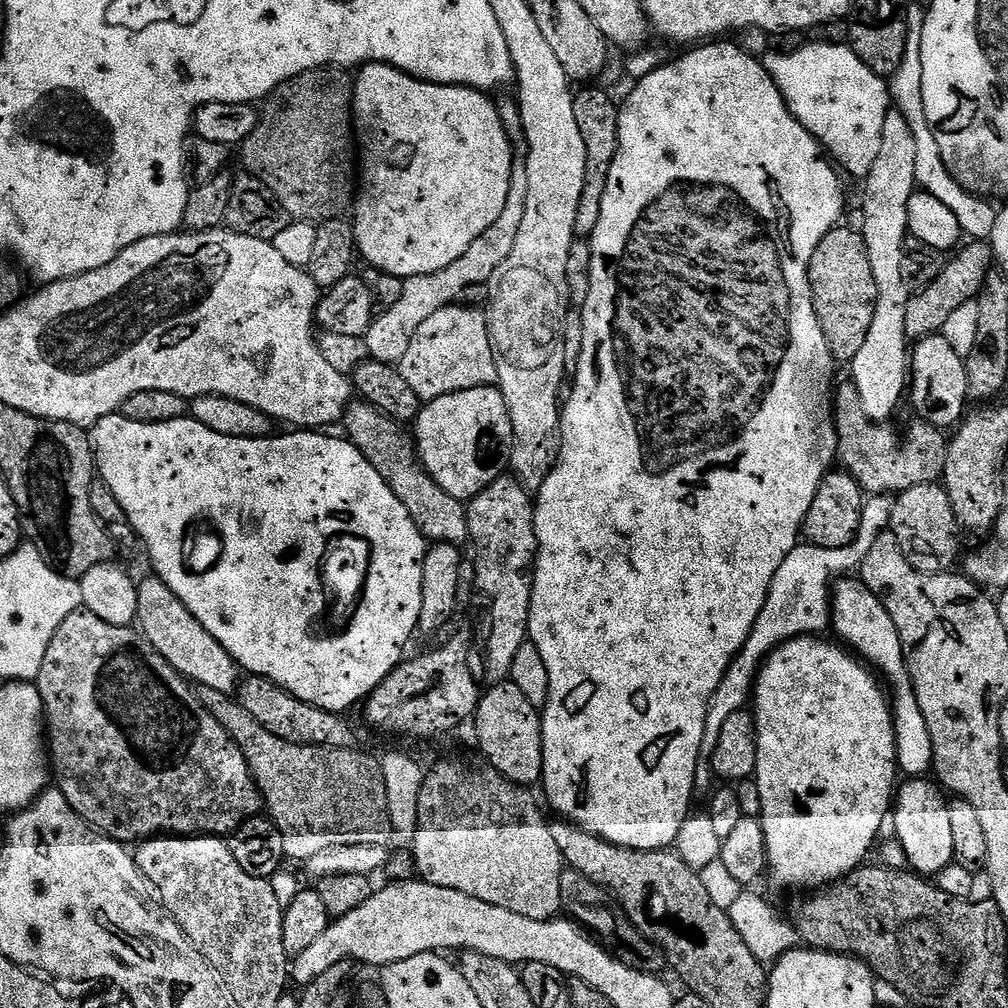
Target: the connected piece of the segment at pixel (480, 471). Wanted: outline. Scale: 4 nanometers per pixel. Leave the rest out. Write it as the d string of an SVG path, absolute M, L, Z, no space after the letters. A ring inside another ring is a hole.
M478 386L470 390L458 390L454 394L442 394L442 398L427 401L414 421L414 447L418 463L434 478L450 498L467 502L473 500L486 486L490 486L509 471L514 446L514 426L506 410L506 398L496 386Z

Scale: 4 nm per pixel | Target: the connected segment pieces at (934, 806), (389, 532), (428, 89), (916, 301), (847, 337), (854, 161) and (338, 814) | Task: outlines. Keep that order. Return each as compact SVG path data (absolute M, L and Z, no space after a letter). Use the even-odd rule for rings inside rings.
M910 778L897 789L892 810L895 839L903 846L909 867L926 878L938 876L953 863L954 837L951 834L949 801L939 785L926 778Z
M113 414L113 415L110 415L110 416L107 416L107 417L106 417L106 418L102 418L102 419L101 419L101 420L99 420L99 422L98 422L98 423L96 423L96 424L93 424L93 425L92 425L92 427L91 427L91 429L90 429L90 439L91 439L91 441L92 441L92 451L93 451L93 452L95 452L95 453L96 453L96 471L97 471L97 473L98 473L98 476L99 476L99 479L100 479L100 480L101 480L101 481L102 481L102 482L103 482L103 484L105 484L105 485L106 485L106 487L108 487L108 489L109 489L109 490L110 490L110 491L111 491L111 492L112 492L112 493L113 493L113 494L114 494L114 498L118 498L118 506L122 506L122 510L123 510L123 511L124 511L124 518L125 518L125 521L126 521L126 524L127 524L127 527L129 527L129 526L130 526L130 527L132 527L132 528L133 528L133 530L134 530L134 531L136 531L136 536L137 536L137 538L138 538L138 539L140 539L140 540L141 540L141 542L142 542L142 543L144 543L144 548L145 548L145 550L146 550L146 551L148 551L148 556L149 556L149 558L150 558L150 559L152 559L152 568L153 568L153 570L154 570L154 571L156 571L156 572L153 572L153 573L154 573L154 576L155 576L155 579L157 579L157 580L161 580L161 582L162 582L162 583L163 583L163 584L165 584L165 585L166 585L166 586L168 586L168 587L169 587L169 588L170 588L170 590L171 590L171 591L172 591L172 593L174 593L174 594L175 594L175 596L176 596L176 597L178 597L178 599L180 599L180 601L182 601L182 602L183 602L183 604L184 604L184 605L185 605L185 606L186 606L186 610L190 610L190 614L194 614L194 618L195 618L195 619L196 619L196 620L197 620L197 622L199 622L199 623L200 623L200 624L202 624L202 625L203 625L203 626L204 626L204 629L205 629L205 630L206 630L206 631L208 631L208 633L209 633L209 634L211 634L211 635L212 635L212 636L213 636L213 637L214 637L214 639L215 639L215 640L217 640L217 642L218 642L218 643L219 643L219 644L220 644L220 645L222 645L222 646L223 646L223 648L225 648L225 649L226 649L226 651L227 651L227 652L228 652L228 653L230 653L230 654L231 654L231 655L232 655L232 659L233 659L233 660L235 660L235 661L236 661L236 663L237 663L237 665L239 665L239 667L240 667L240 668L241 668L241 669L243 669L243 671L244 671L244 672L245 672L245 673L248 673L248 674L251 674L251 675L254 675L254 676L261 676L261 677L262 677L262 678L266 678L266 679L267 679L267 680L269 680L269 681L270 681L270 682L274 682L274 683L275 683L275 684L277 684L277 686L278 686L278 687L280 687L280 688L285 688L285 690L286 690L286 691L287 691L287 692L289 692L289 693L290 693L290 694L294 694L294 695L295 695L295 696L297 696L297 697L298 697L298 698L299 698L299 699L300 699L300 700L301 700L301 701L302 701L302 702L306 702L306 703L307 703L307 704L313 704L313 705L314 705L314 706L318 706L318 707L319 707L319 708L321 708L321 709L322 709L322 710L326 710L326 711L327 711L327 712L335 712L335 713L337 713L337 714L344 714L344 713L347 713L347 711L346 711L346 710L347 710L347 708L352 708L352 707L354 707L354 706L355 706L355 704L356 704L356 703L358 703L358 702L359 702L359 700L360 700L360 703L361 703L361 702L364 702L364 701L367 701L367 699L368 699L368 697L369 697L369 696L371 696L371 694L372 694L372 691L374 691L374 690L375 690L375 688L376 688L376 687L377 687L377 686L378 686L378 685L379 685L379 684L381 684L381 682L383 682L383 681L384 681L384 680L385 680L385 679L386 679L386 678L387 678L387 677L388 677L388 675L389 675L389 674L391 674L391 673L392 673L392 671L393 671L393 670L395 670L395 668L397 668L397 667L398 667L398 665L400 665L400 663L401 663L401 662L402 662L402 657L403 657L403 656L404 656L404 655L405 655L405 653L404 653L404 654L403 654L403 652L404 652L404 648L403 648L403 644L404 644L404 643L406 643L406 642L407 642L407 640L408 640L408 639L410 639L410 638L411 638L411 636L412 636L412 635L414 635L414 634L415 634L415 635L417 635L417 632L418 632L418 629L419 629L419 627L420 627L420 615L421 615L421 614L422 614L422 570L423 570L423 569L424 569L424 559L425 559L425 558L426 558L426 554L427 554L427 553L428 553L428 550L429 550L429 547L430 547L430 544L429 544L429 541L427 541L427 540L425 540L425 539L424 539L424 535L422 535L422 533L421 533L421 532L420 532L420 527L418 527L418 525L417 525L417 524L416 524L416 523L415 523L415 522L414 522L414 521L413 521L413 520L412 520L412 519L411 519L411 518L410 518L410 514L409 514L409 513L408 513L408 511L407 511L407 510L406 510L406 506L402 506L402 502L398 502L398 498L397 498L397 497L396 497L396 495L395 495L395 494L394 494L394 490L390 490L390 486L386 486L386 482L382 482L382 474L378 474L378 470L374 470L374 466L370 466L370 462L369 462L369 461L368 461L368 460L367 460L367 458L366 458L366 457L364 457L364 456L363 456L363 454L362 454L362 453L360 453L360 451L358 451L358 450L357 450L357 449L356 449L356 447L354 447L354 445L353 445L353 444L352 444L352 441L351 441L351 440L349 440L349 439L347 439L347 438L341 438L341 440L339 440L339 438L338 438L338 437L336 437L336 436L324 436L324 435L328 435L328 434L325 434L325 433L324 433L324 432L323 432L323 431L320 431L320 430L288 430L288 433L286 433L286 434L285 434L285 436L279 436L279 434L273 434L273 435L270 435L270 436L266 436L266 437L264 437L264 439L263 439L263 440L251 440L251 439L250 439L250 438L230 438L230 437L229 437L229 436L227 436L227 435L226 435L226 434L218 434L218 433L217 433L217 432L215 432L215 431L214 431L214 430L210 430L210 426L202 426L202 422L198 422L198 421L197 421L197 420L193 420L193 419L191 419L191 418L185 418L185 419L183 419L183 420L175 420L175 421L174 421L174 422L158 422L158 423L157 423L157 424L147 424L147 423L146 423L146 422L134 422L134 421L133 421L133 420L131 420L131 419L130 419L130 418L126 418L126 417L125 417L125 416L124 416L124 415L122 415L122 414ZM355 540L357 540L357 542L358 542L358 543L360 543L360 544L361 544L361 546L362 546L362 547L364 547L364 548L365 548L365 550L366 550L366 551L368 551L368 565L366 565L366 566L365 566L365 568L364 568L364 569L362 569L362 570L361 570L361 572L360 572L360 573L358 573L358 574L357 574L357 576L356 576L356 577L352 577L352 576L351 576L351 574L350 574L350 573L348 573L348 572L344 572L344 571L346 571L346 570L347 570L347 568L348 568L348 559L350 559L350 558L351 558L351 556L352 556L352 543L354 543L354 542L355 542ZM320 556L324 556L324 576L320 576Z
M365 64L355 73L352 90L352 119L354 136L358 141L358 191L354 197L354 231L356 234L356 251L365 260L365 265L377 268L391 276L407 278L418 274L434 274L450 262L462 258L466 250L477 238L482 238L498 214L502 214L502 206L506 206L506 198L510 194L512 181L513 141L508 139L508 132L500 117L497 101L491 100L487 91L478 88L463 88L461 84L431 84L425 80L414 78L402 70L389 64Z
M965 243L951 259L945 263L938 278L934 278L934 282L909 295L906 306L906 334L909 341L925 340L927 336L943 333L946 318L950 318L950 314L954 314L958 306L966 306L966 302L976 300L984 291L984 284L988 281L988 277L993 275L994 249L991 243Z
M837 226L826 234L826 238L822 238L822 242L818 242L818 250L814 250L814 258L810 258L808 263L808 277L810 278L810 286L812 287L812 301L814 302L814 310L818 314L818 322L822 326L822 334L826 338L826 346L830 346L830 354L833 361L837 365L851 365L854 358L858 358L858 350L862 350L862 346L866 342L866 334L870 334L870 322L874 322L874 306L878 302L878 286L874 286L874 273L870 271L870 258L866 254L866 242L863 235L859 231L856 232L852 228L844 228L845 226Z
M809 42L797 52L773 50L768 57L763 57L762 63L770 78L774 78L790 114L794 114L794 118L802 122L802 126L820 143L821 148L830 153L839 171L844 174L849 172L857 178L868 176L870 166L874 166L874 158L878 158L878 150L882 150L882 125L890 111L889 81L867 68L847 43Z
M199 686L195 693L204 709L218 720L230 734L232 741L242 750L248 768L252 771L252 780L260 792L263 807L282 834L284 855L289 861L305 862L320 850L332 846L374 846L389 843L388 839L394 836L394 829L386 802L386 782L382 778L380 760L377 757L367 756L356 748L291 744L270 734L266 726L258 726L258 722L254 722L250 714L246 714L239 699L233 698L229 693L210 690L210 686Z

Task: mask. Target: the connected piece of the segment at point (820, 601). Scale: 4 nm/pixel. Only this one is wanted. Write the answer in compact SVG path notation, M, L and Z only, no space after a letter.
M869 495L864 501L862 522L855 540L851 540L841 548L823 548L807 542L796 545L790 554L778 566L778 574L774 574L774 582L770 582L770 590L766 598L766 606L758 614L758 622L750 630L750 638L742 646L742 650L730 662L722 682L718 682L718 690L714 690L714 698L710 698L710 706L706 710L706 730L702 734L702 750L698 754L698 766L694 786L697 797L707 797L717 783L712 773L714 746L718 746L718 734L722 734L722 725L730 718L730 714L745 711L744 704L753 699L756 686L756 675L779 644L793 640L799 636L820 636L829 631L832 619L832 593L834 582L847 577L851 570L859 569L860 563L870 554L870 546L883 532L889 531L892 522L892 496Z

